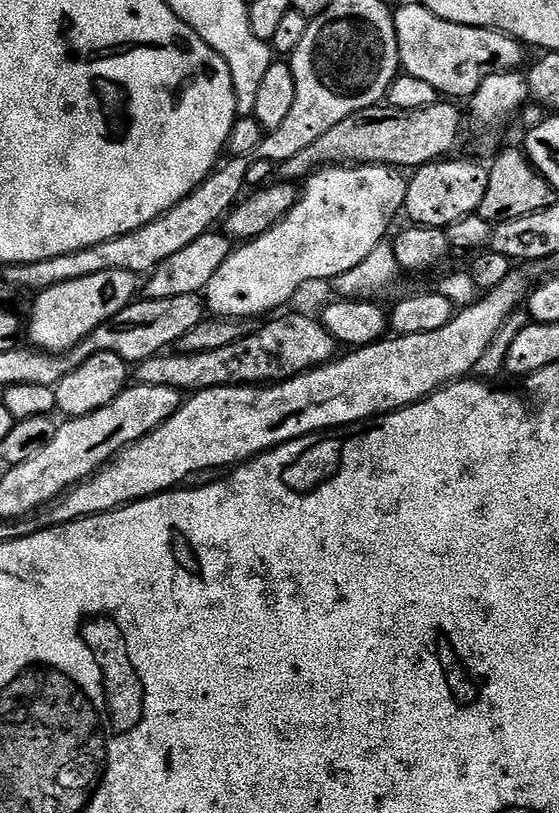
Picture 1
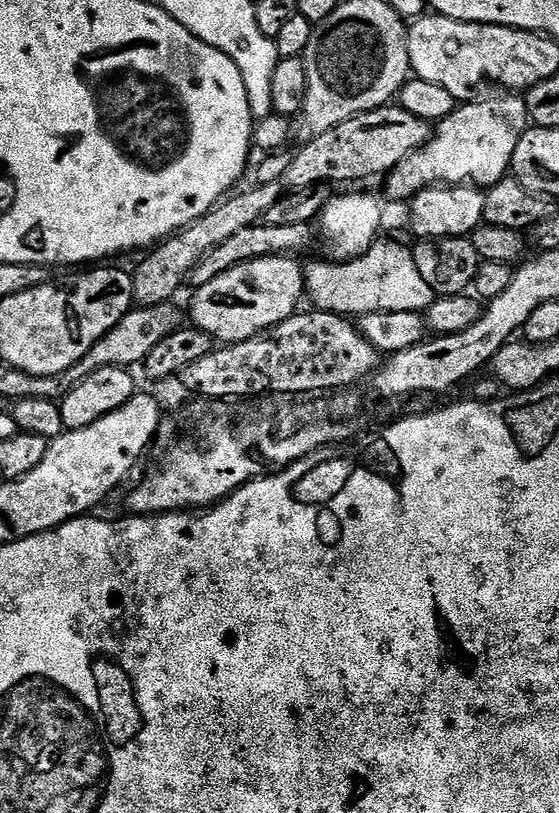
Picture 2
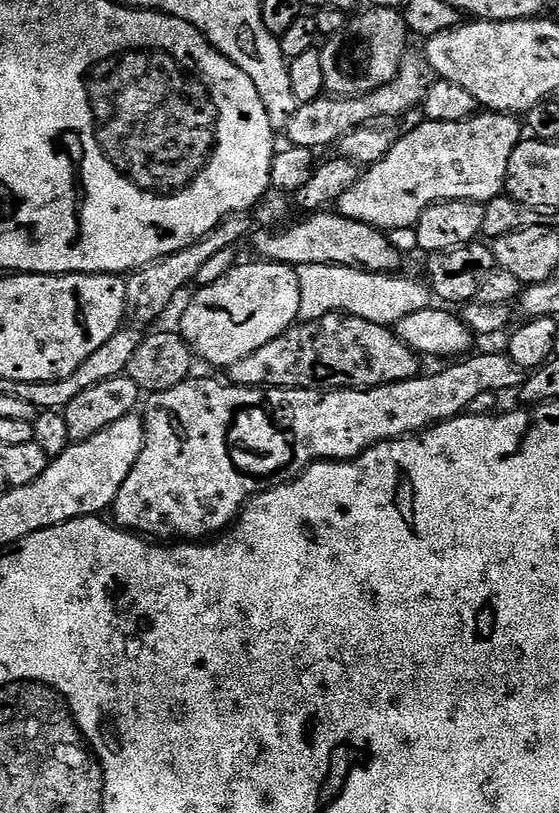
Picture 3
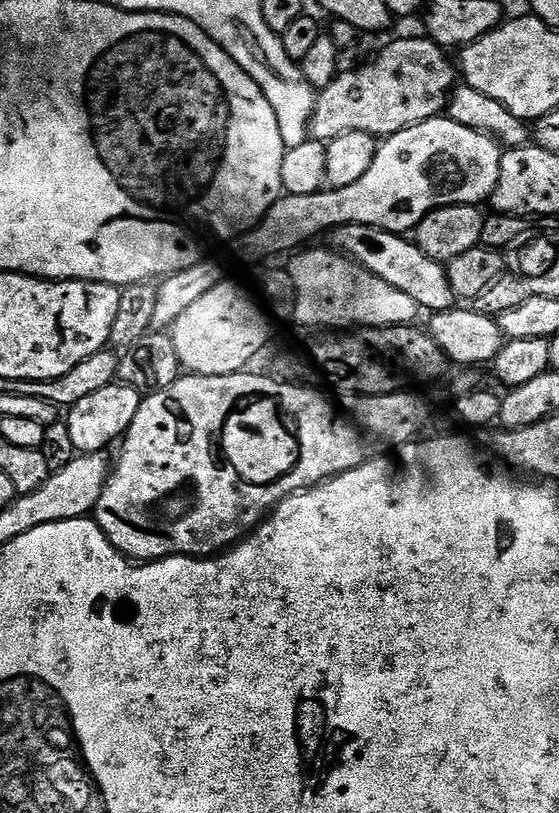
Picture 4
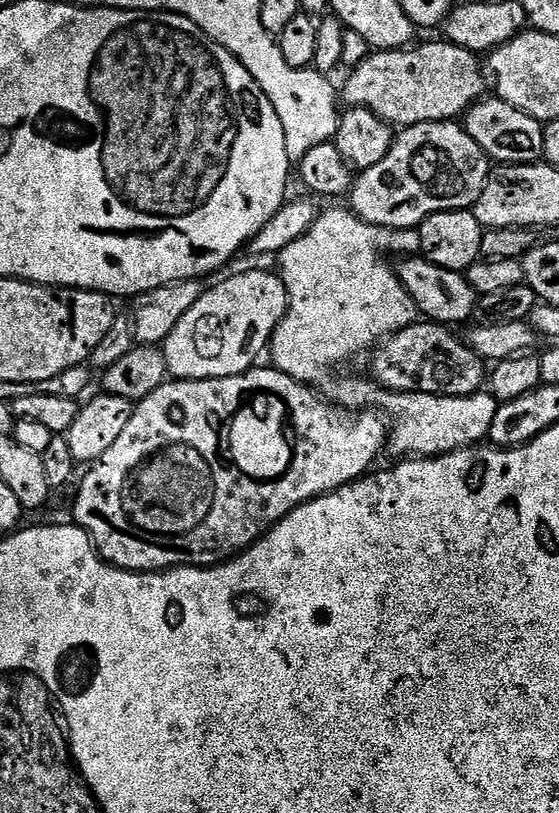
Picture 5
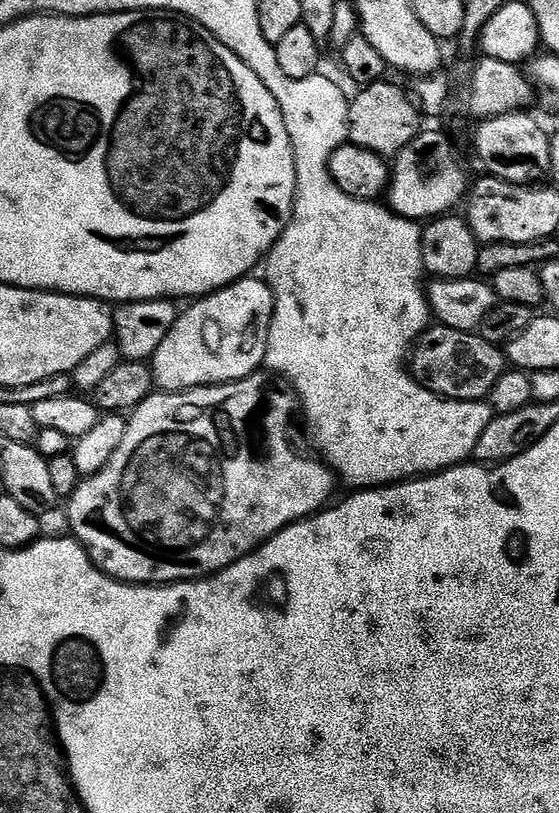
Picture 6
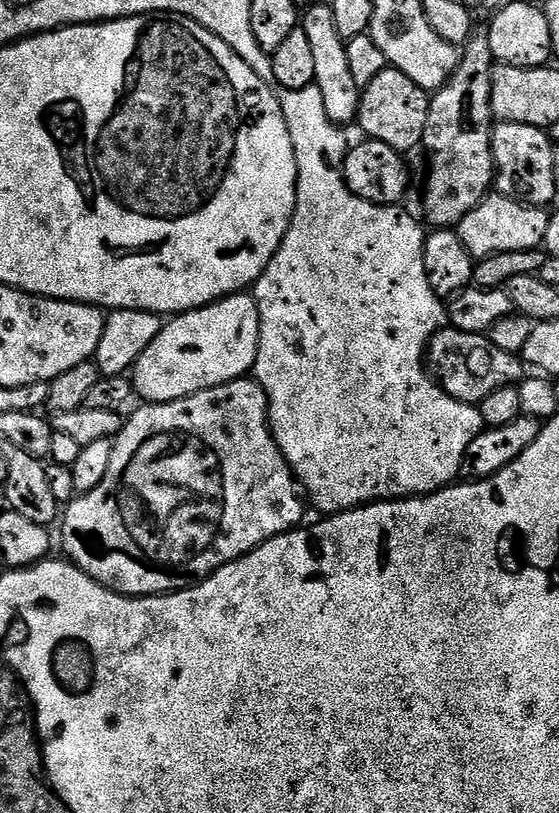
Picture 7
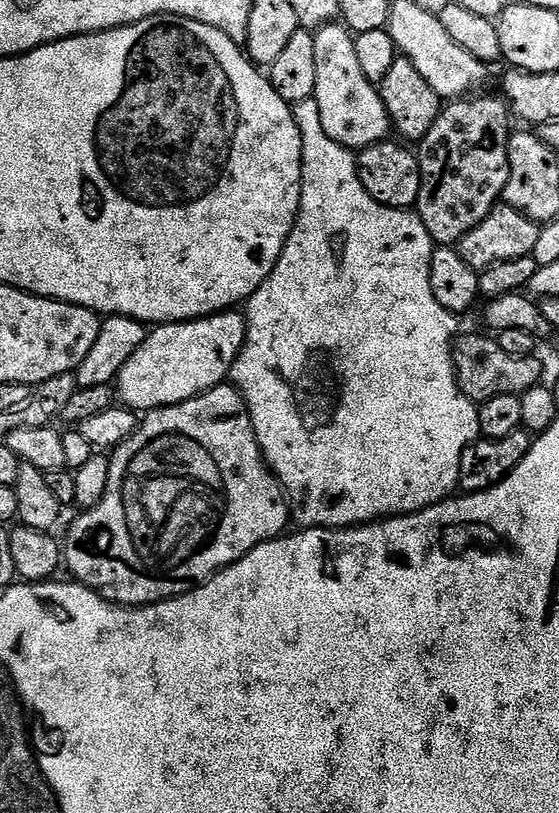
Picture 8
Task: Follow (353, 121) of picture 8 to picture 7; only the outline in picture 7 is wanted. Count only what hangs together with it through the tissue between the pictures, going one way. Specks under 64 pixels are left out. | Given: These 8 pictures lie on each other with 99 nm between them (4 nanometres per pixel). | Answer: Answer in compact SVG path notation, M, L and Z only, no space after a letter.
M331 3L316 4L309 12L305 11L302 16L302 27L306 39L310 41L310 51L314 54L315 86L322 90L322 103L326 105L326 114L330 114L330 118L336 124L347 126L351 120L353 123L357 119L362 90L354 82L354 74L350 74L347 47L338 34Z

